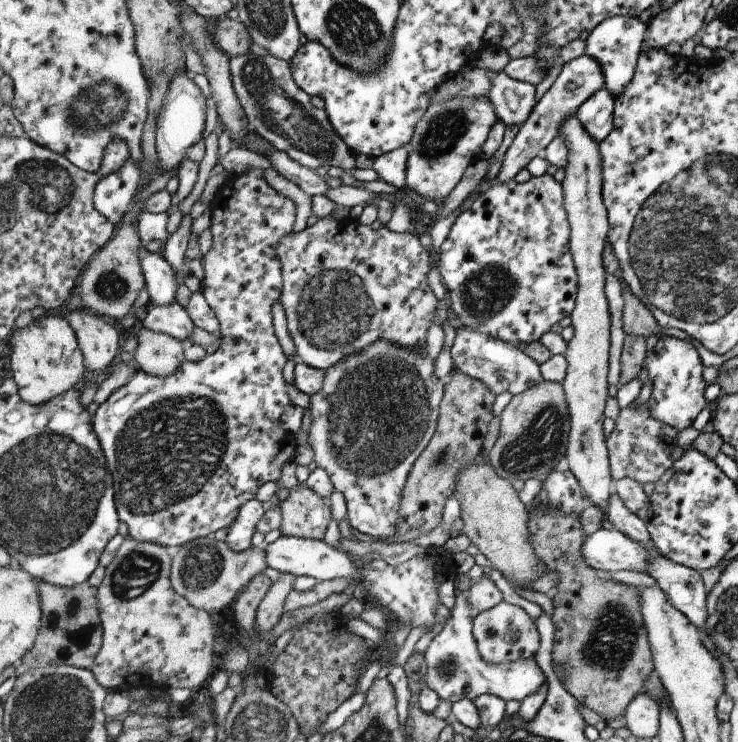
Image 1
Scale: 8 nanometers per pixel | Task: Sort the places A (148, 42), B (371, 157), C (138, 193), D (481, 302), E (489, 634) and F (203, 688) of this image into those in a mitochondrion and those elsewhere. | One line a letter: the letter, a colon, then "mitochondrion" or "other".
A: other
B: other
C: other
D: mitochondrion
E: mitochondrion
F: other

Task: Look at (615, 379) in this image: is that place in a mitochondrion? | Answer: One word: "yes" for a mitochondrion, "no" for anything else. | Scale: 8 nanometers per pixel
no

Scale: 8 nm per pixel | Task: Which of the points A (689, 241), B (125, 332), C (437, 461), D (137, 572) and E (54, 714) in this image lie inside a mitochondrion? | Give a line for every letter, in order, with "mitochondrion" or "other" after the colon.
A: mitochondrion
B: other
C: mitochondrion
D: mitochondrion
E: mitochondrion

